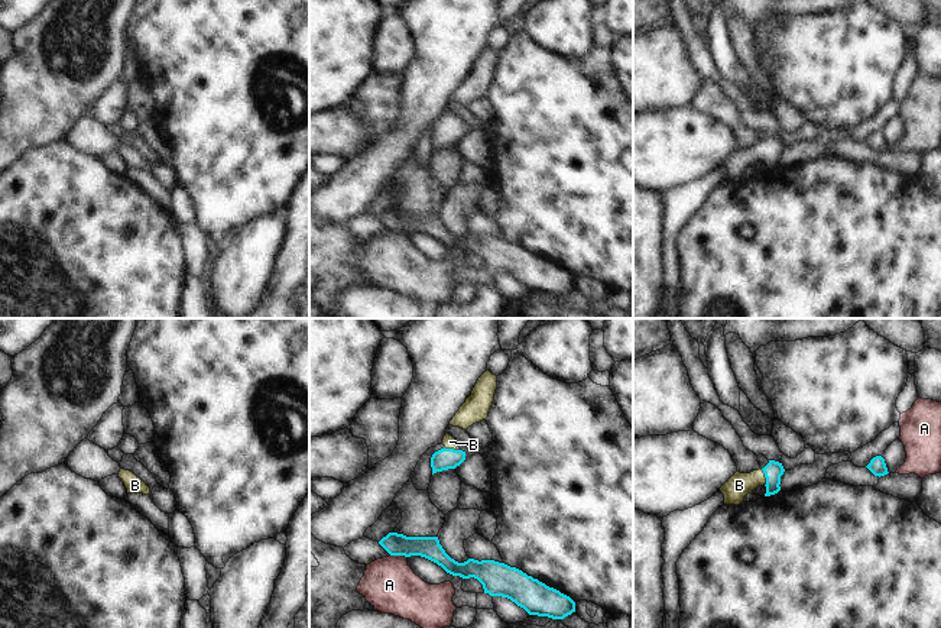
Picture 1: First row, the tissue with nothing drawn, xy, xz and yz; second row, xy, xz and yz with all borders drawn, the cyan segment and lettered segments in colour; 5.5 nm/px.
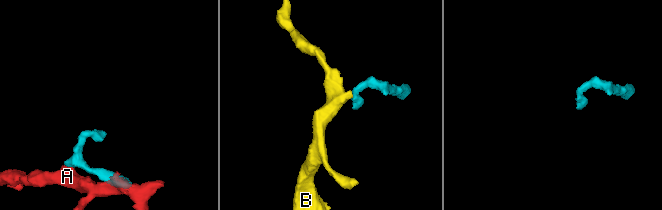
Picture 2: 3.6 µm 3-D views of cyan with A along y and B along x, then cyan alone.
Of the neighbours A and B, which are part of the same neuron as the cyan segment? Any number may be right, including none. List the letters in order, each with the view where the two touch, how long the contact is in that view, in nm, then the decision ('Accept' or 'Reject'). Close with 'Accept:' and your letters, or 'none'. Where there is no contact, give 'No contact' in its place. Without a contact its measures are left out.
A: Touches cyan in xz. Shared border 100 nm. Reject
B: Touches cyan in yz. Shared border 100 nm. Accept
Accept: B.

